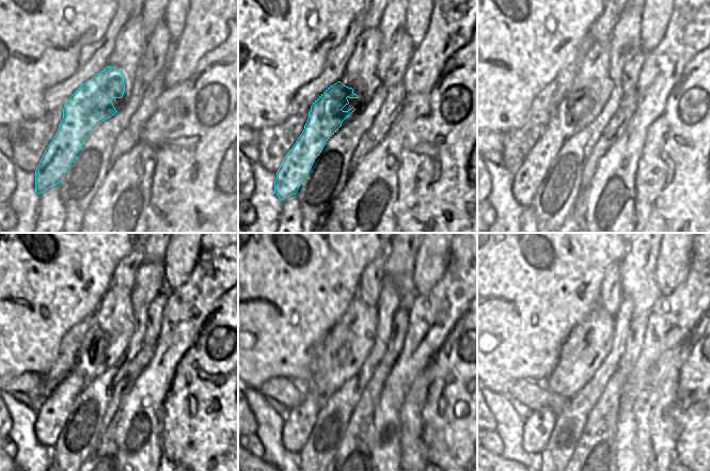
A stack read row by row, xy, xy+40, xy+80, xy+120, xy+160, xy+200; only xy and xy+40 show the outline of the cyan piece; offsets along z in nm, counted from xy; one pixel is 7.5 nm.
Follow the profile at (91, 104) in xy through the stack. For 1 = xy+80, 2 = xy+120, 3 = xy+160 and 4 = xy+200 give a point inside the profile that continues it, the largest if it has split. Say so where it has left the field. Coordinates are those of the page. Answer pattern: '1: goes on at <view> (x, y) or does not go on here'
1: goes on at xy+80 (536, 163)
2: goes on at xy+120 (54, 411)
3: goes on at xy+160 (297, 427)
4: goes on at xy+200 (537, 428)

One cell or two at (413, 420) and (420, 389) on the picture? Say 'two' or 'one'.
one

